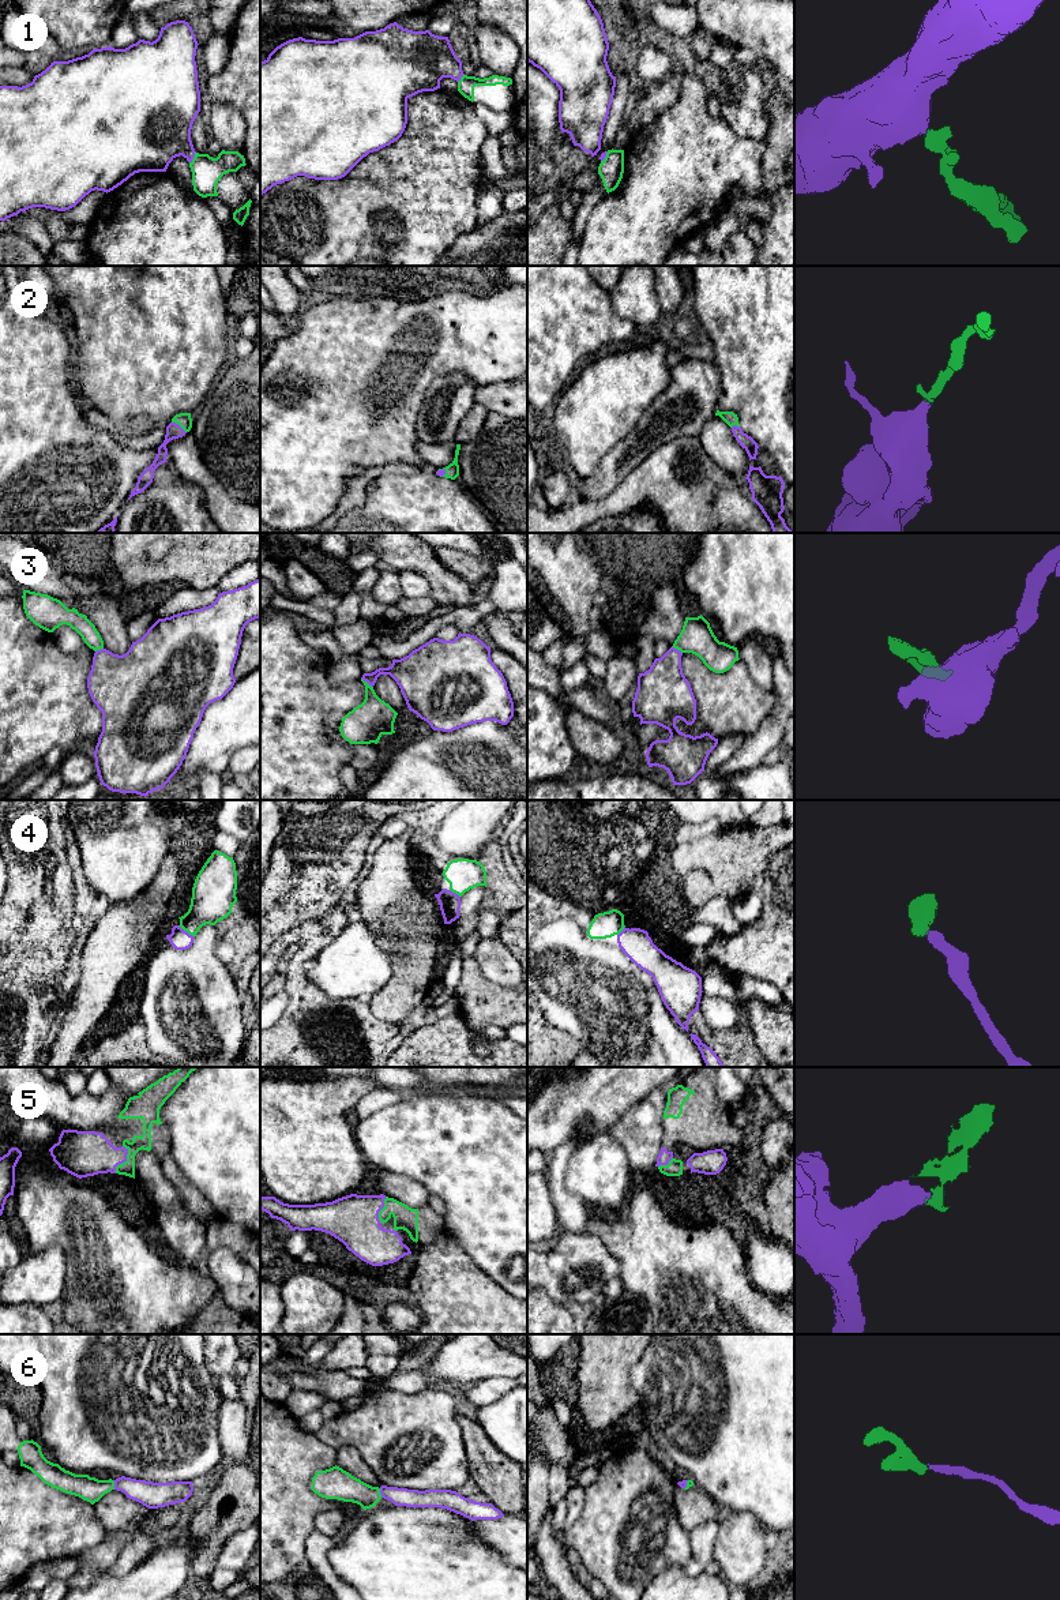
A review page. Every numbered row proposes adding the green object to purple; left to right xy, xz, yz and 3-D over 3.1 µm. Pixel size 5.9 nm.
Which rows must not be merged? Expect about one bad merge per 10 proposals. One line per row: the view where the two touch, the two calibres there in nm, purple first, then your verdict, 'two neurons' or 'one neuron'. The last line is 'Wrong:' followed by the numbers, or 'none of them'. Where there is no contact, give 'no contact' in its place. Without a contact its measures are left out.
1: meets purple in xy; 360 nm thick on the purple side, 180 nm on the other; one neuron
2: meets purple in xy; 100 nm thick on the purple side, 90 nm on the other; one neuron
3: meets purple in xz; 180 nm thick on the purple side, 240 nm on the other; two neurons
4: meets purple in xy; 120 nm thick on the purple side, 260 nm on the other; one neuron
5: meets purple in xy; 280 nm thick on the purple side, 90 nm on the other; one neuron
6: meets purple in xy; 160 nm thick on the purple side, 140 nm on the other; one neuron
Wrong: 3

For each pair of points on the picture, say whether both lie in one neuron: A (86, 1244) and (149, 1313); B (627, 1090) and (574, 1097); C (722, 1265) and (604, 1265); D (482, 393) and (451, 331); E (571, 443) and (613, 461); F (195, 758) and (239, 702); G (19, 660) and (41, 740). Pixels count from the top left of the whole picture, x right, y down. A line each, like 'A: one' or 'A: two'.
A: one
B: one
C: two
D: two
E: two
F: one
G: one

